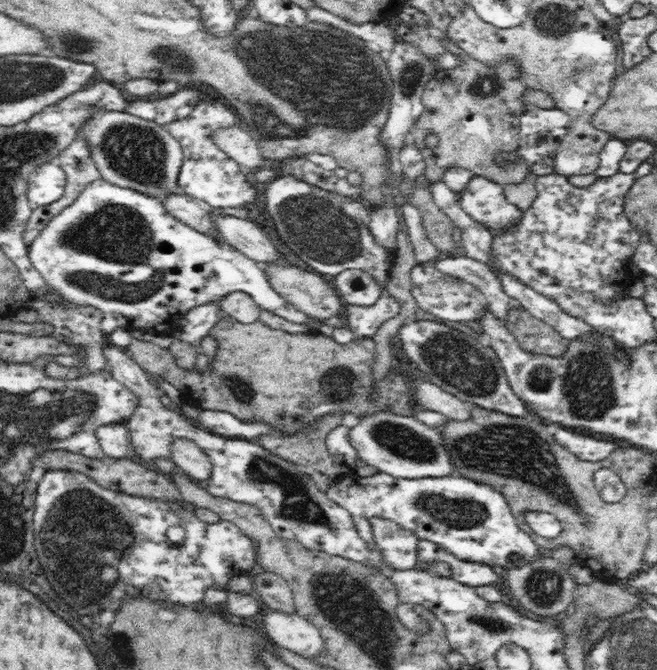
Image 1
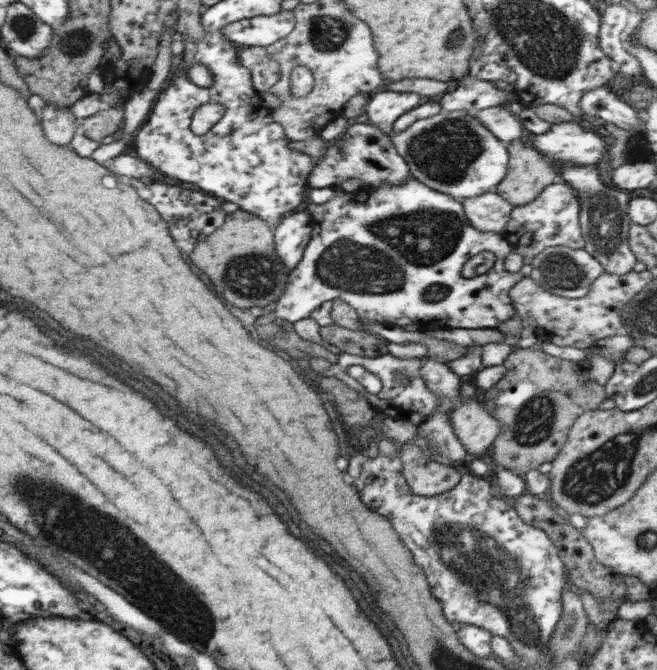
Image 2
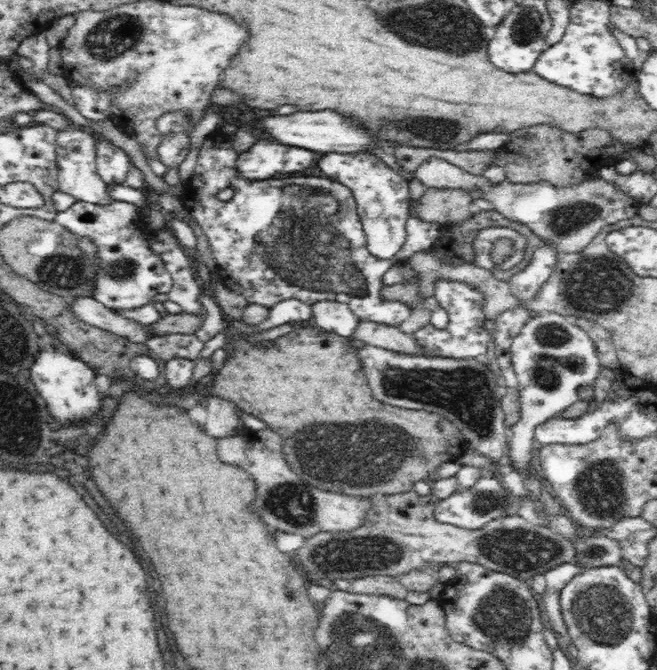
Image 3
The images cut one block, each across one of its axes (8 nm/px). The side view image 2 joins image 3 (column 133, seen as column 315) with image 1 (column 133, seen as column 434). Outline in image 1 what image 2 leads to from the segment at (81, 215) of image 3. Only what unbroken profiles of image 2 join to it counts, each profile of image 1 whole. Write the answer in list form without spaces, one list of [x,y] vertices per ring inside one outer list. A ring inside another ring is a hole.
[[[100,178],[87,184],[87,187],[84,188],[80,196],[72,204],[64,208],[62,212],[57,213],[56,216],[53,216],[52,220],[45,225],[44,230],[42,230],[27,246],[27,249],[33,267],[36,268],[45,282],[48,283],[54,291],[61,294],[65,300],[72,301],[72,303],[76,305],[90,305],[96,307],[96,309],[100,309],[100,311],[104,313],[101,330],[104,331],[107,336],[109,336],[113,330],[116,330],[116,328],[123,328],[128,331],[141,329],[148,330],[152,333],[172,335],[179,323],[179,319],[191,308],[202,304],[208,304],[208,302],[218,302],[223,296],[238,291],[249,294],[260,308],[274,312],[276,316],[282,316],[282,318],[286,318],[286,320],[300,322],[300,324],[312,324],[312,322],[314,322],[312,318],[306,318],[304,312],[296,310],[294,305],[286,302],[284,297],[280,296],[280,294],[271,287],[266,273],[263,272],[262,265],[243,255],[231,244],[228,244],[223,237],[217,240],[217,236],[220,235],[220,232],[216,231],[216,226],[212,227],[214,227],[214,232],[212,232],[212,234],[198,232],[196,229],[190,228],[187,224],[184,224],[183,221],[174,218],[174,216],[166,210],[162,200],[152,198],[143,192],[136,192],[131,188],[120,188]]]

